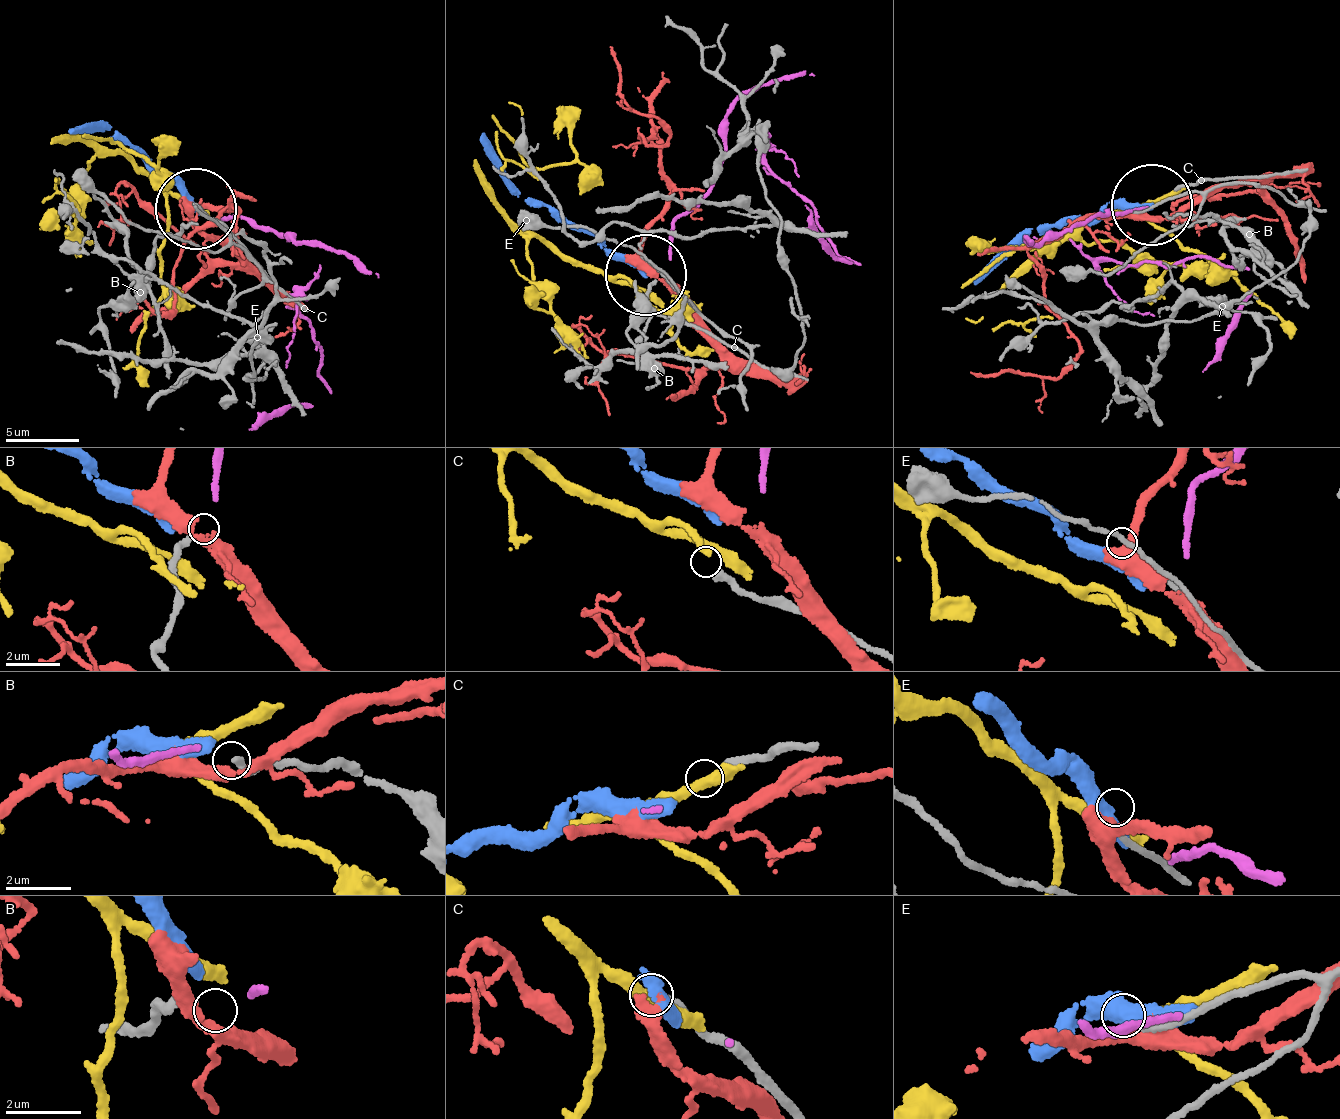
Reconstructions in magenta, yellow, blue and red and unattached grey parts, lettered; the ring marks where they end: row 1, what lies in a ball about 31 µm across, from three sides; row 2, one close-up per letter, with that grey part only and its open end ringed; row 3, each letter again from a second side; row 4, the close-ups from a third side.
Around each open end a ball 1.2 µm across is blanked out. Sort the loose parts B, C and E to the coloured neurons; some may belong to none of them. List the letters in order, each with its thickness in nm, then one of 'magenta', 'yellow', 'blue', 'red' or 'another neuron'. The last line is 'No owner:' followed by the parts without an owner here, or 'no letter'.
B: calibre 220 nm; another neuron
C: calibre 240 nm; another neuron
E: calibre 160 nm; another neuron
No owner: B, C, E

